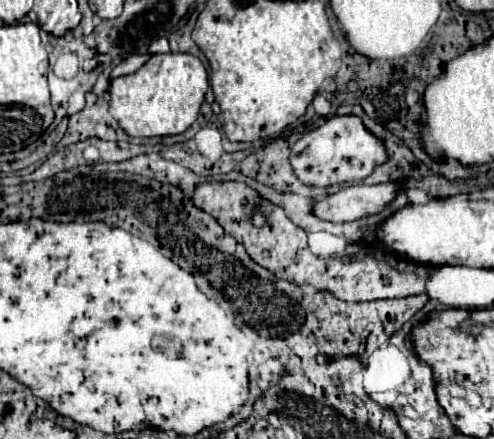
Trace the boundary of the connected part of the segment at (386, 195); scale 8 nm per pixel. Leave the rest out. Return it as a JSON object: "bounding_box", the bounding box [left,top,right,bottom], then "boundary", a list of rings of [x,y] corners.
{"bounding_box":[313,182,399,222],"boundary":[[[385,182],[377,186],[353,184],[329,194],[323,202],[315,204],[313,214],[329,222],[353,222],[373,214],[381,214],[395,200],[399,186],[395,182]]]}

